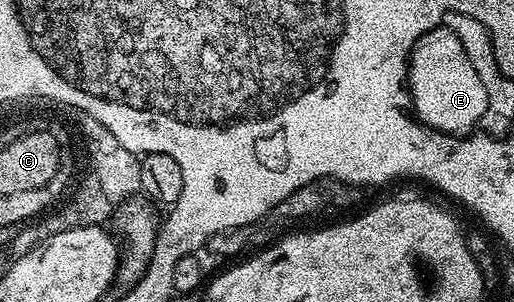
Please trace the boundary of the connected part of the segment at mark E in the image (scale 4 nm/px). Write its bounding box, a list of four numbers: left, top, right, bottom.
[407,26,490,137]

